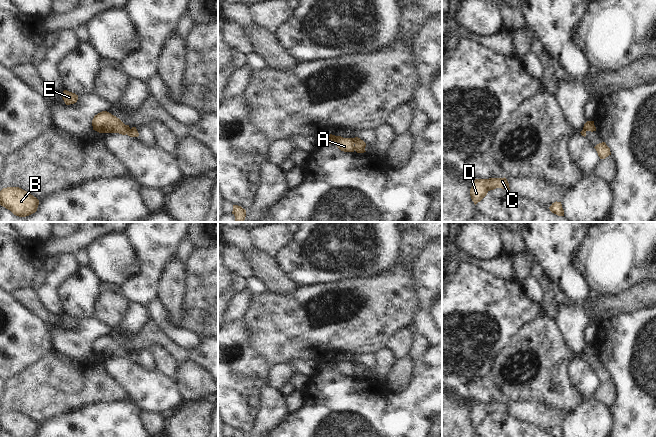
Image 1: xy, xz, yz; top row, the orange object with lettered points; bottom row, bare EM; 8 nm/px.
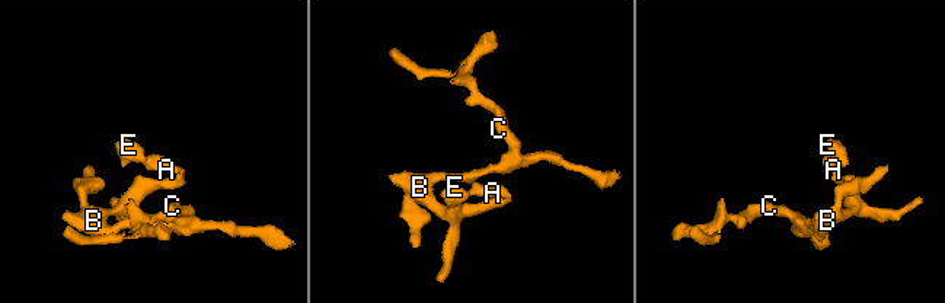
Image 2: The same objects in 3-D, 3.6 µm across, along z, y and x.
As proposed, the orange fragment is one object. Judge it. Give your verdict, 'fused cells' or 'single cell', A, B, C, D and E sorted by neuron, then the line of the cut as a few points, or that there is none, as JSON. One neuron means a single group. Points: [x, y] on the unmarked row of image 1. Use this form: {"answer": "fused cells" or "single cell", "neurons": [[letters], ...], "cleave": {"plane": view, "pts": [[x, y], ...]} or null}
{"answer": "fused cells", "neurons": [["A", "E"], ["B", "C", "D"]], "cleave": {"plane": "xz", "pts": [[352, 362], [354, 367]]}}

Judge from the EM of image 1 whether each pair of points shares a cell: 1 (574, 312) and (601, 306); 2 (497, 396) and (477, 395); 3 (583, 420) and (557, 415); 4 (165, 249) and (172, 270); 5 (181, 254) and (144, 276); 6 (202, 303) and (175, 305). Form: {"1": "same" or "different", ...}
{"1": "different", "2": "same", "3": "different", "4": "different", "5": "different", "6": "different"}

